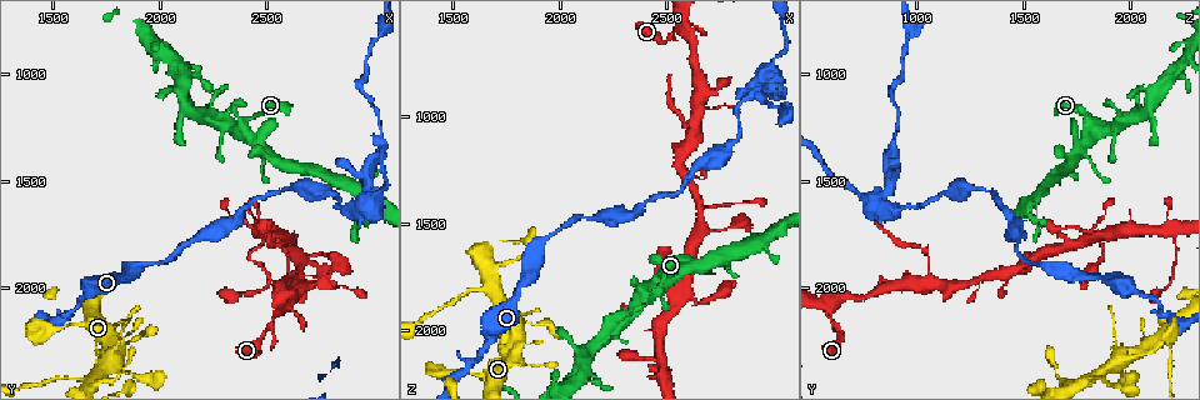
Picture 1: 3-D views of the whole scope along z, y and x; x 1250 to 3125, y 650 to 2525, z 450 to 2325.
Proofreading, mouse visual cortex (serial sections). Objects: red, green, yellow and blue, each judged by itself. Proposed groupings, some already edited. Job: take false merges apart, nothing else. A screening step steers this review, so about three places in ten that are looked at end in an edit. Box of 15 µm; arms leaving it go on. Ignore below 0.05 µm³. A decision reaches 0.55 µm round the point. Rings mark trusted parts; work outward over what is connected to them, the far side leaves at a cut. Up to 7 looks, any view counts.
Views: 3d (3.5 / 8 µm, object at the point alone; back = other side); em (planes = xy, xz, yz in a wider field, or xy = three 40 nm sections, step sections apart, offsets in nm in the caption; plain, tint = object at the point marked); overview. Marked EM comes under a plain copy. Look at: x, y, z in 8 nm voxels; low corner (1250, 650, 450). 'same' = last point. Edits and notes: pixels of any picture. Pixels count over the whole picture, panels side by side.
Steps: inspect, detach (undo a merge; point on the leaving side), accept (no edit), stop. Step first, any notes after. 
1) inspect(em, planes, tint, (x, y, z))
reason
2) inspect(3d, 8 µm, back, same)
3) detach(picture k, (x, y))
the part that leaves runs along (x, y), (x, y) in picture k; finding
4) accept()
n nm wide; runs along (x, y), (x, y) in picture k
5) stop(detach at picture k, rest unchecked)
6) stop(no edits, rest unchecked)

inspect(3d, 3.5 µm, (2970, 1580, 840))
thick turns thin

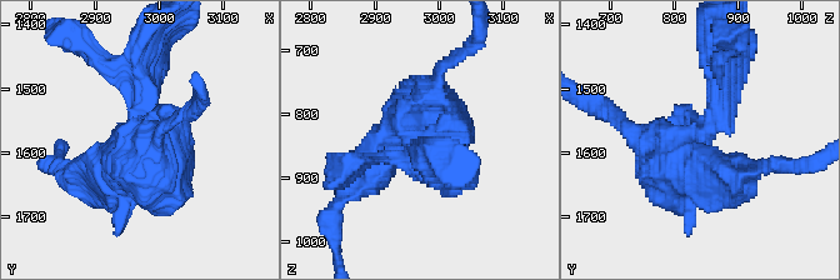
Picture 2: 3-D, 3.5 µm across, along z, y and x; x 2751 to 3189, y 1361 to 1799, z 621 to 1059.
inspect(em, planes, tint, (2970, 1585, 835))
shape alone is not enough

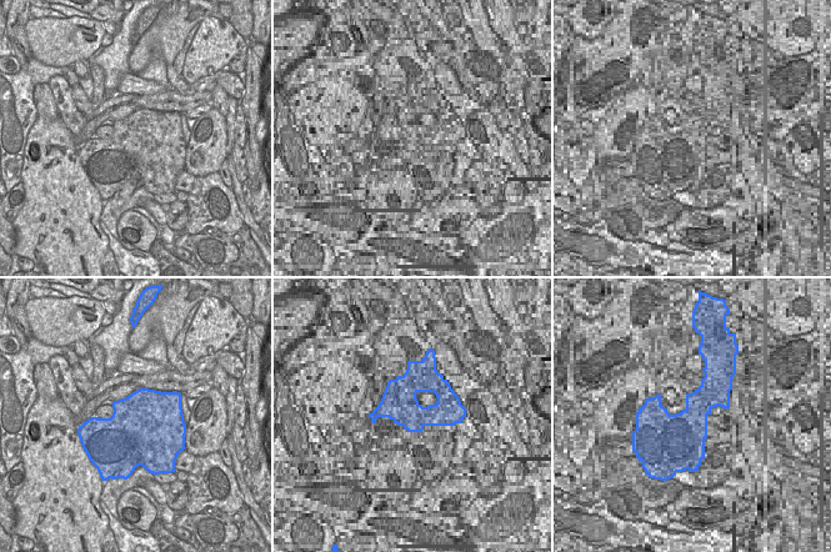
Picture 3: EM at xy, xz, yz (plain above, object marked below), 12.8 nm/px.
detach(picture 2, (735, 90))
the part that leaves runs along (704, 130), (724, 103), (726, 34) in picture 2; a second cell is stuck on

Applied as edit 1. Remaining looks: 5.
inspect(overview)

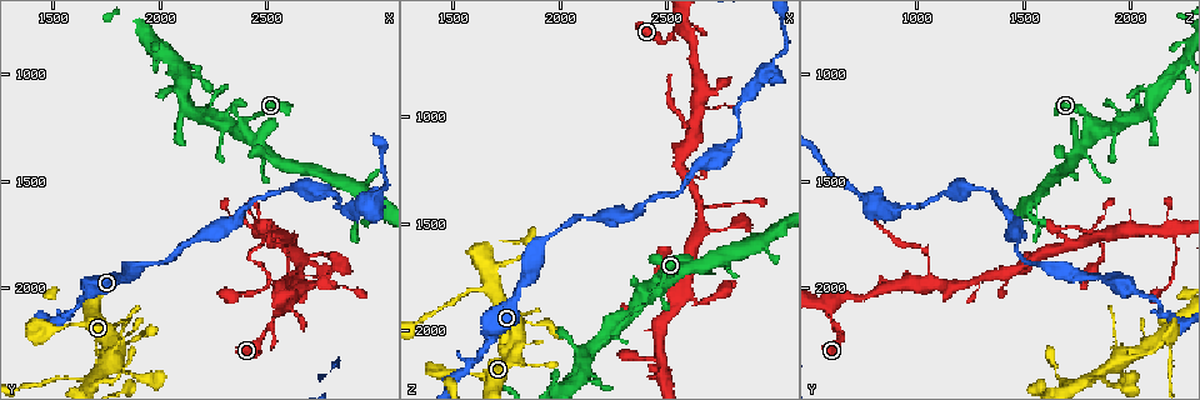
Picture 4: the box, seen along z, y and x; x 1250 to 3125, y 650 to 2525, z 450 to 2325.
inspect(3d, 3.5 µm, (2510, 2210, 640))
thin neck

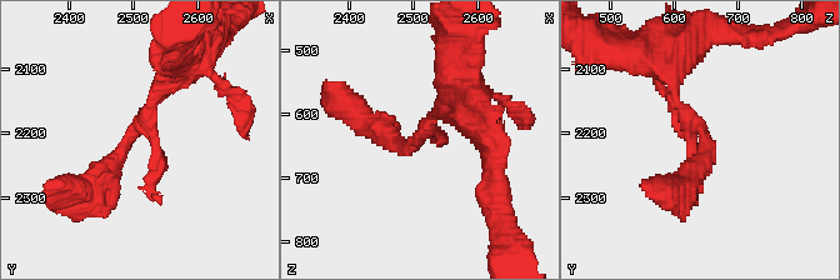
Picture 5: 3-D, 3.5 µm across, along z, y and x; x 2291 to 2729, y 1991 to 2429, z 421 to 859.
inspect(em, xy, step 1, tint, (2500, 2195, 640))
need the tissue

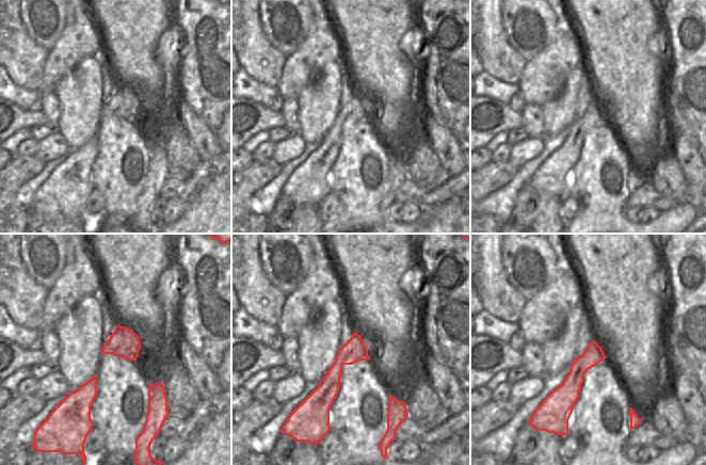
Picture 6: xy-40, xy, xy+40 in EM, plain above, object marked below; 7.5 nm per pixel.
accept()
runs along (84, 191), (176, 69) in picture 5; all the same cell

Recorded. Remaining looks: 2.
inspect(3d, 3.5 µm, (2610, 1850, 1050))
a narrow waist

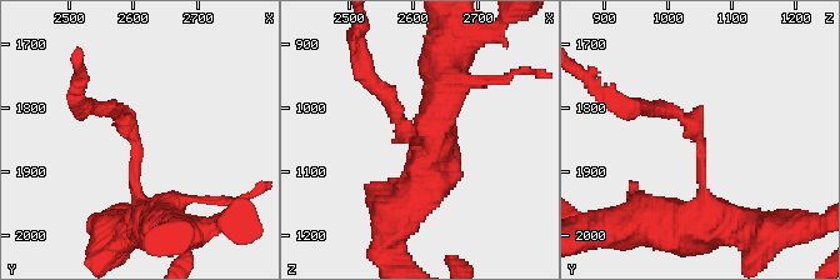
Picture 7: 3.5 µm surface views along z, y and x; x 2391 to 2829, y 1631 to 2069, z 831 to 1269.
inspect(em, planes, tint, (2605, 1855, 1055))
arms of 150, 250 nm

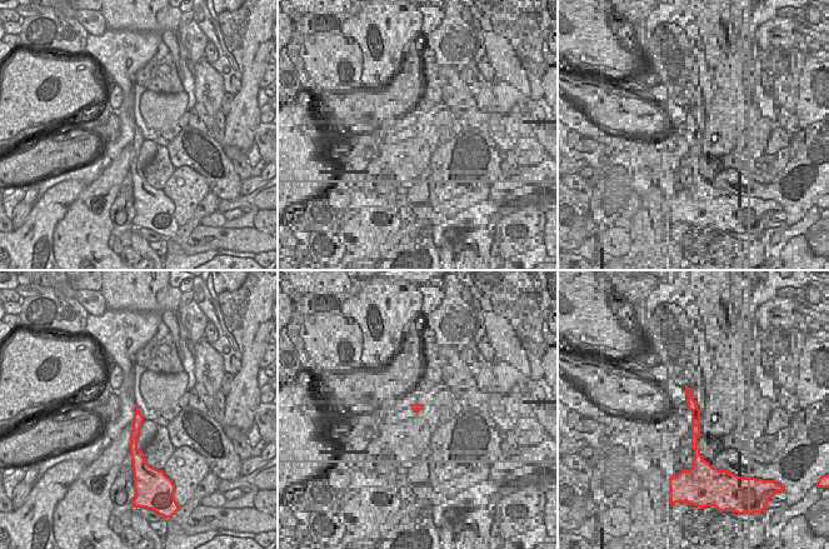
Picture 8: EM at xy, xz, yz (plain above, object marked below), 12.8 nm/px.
accept()
130 nm wide; runs along (138, 414), (133, 450) in picture 8; all the same cell

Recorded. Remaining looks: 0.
stop(detach at picture 2, rest unchecked)

